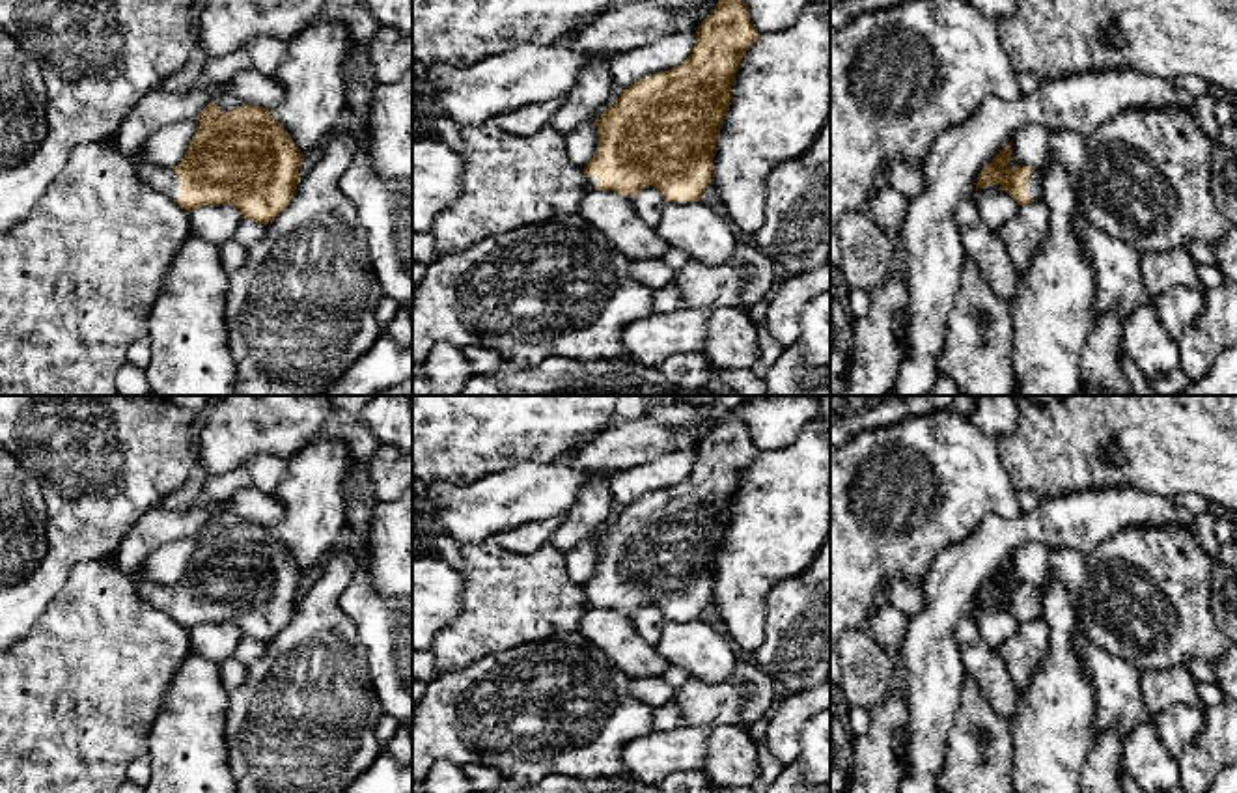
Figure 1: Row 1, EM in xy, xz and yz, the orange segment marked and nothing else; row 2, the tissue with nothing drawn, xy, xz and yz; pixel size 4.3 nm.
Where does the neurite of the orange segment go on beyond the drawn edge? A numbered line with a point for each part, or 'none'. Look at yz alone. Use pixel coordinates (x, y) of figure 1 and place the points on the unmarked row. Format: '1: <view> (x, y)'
1: yz (1034, 607)

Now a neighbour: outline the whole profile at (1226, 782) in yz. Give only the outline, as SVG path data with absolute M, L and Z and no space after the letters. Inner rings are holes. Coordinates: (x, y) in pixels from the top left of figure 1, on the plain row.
M1237 763L1224 769L1205 793L1237 793Z

